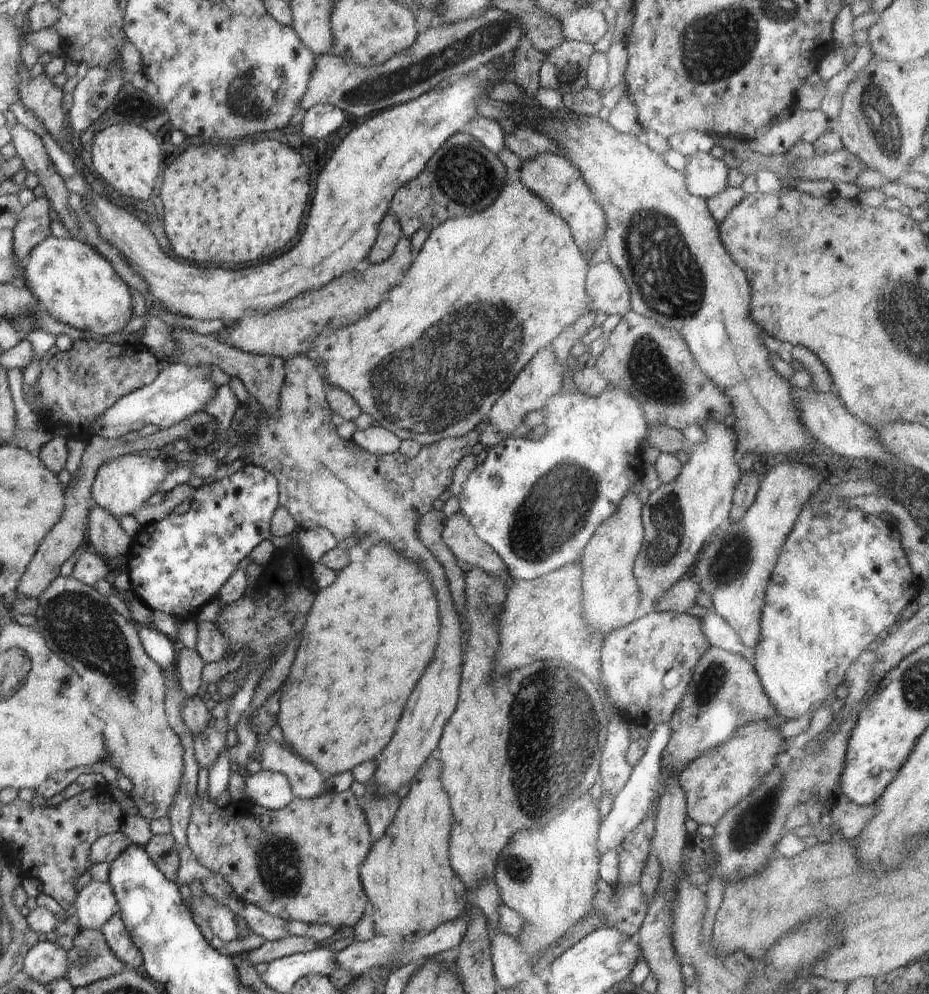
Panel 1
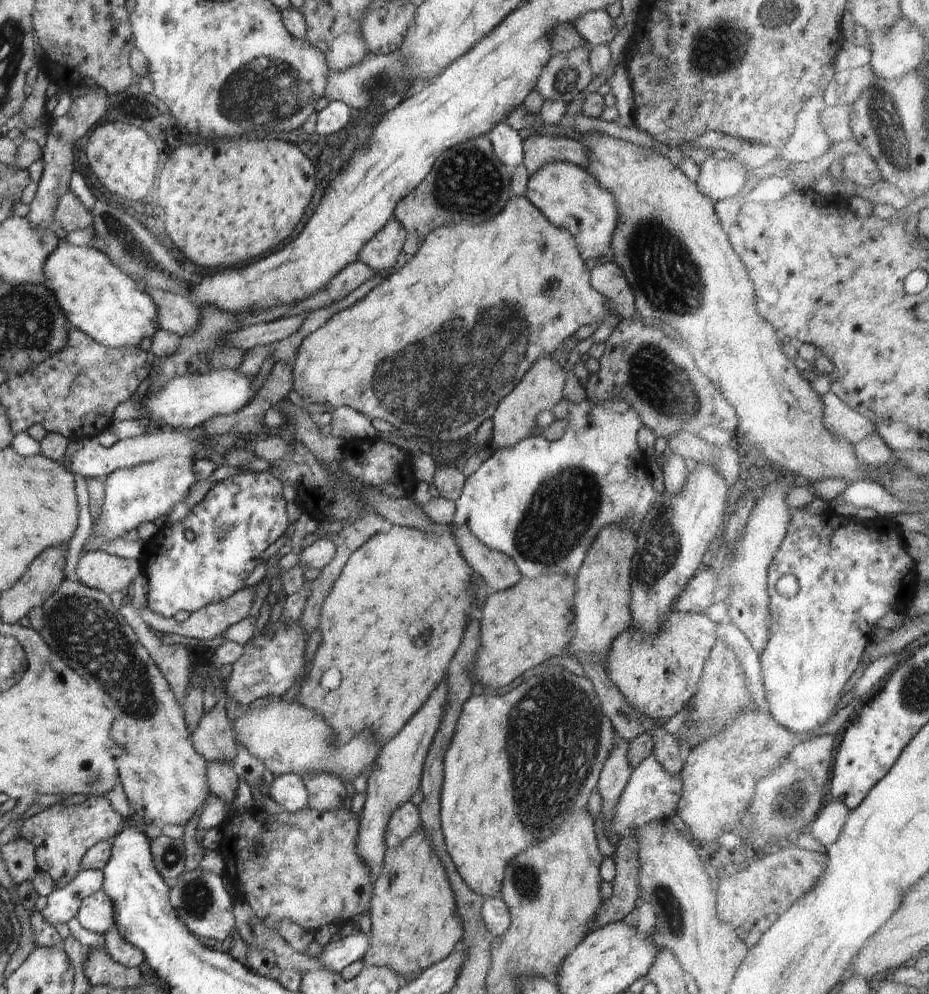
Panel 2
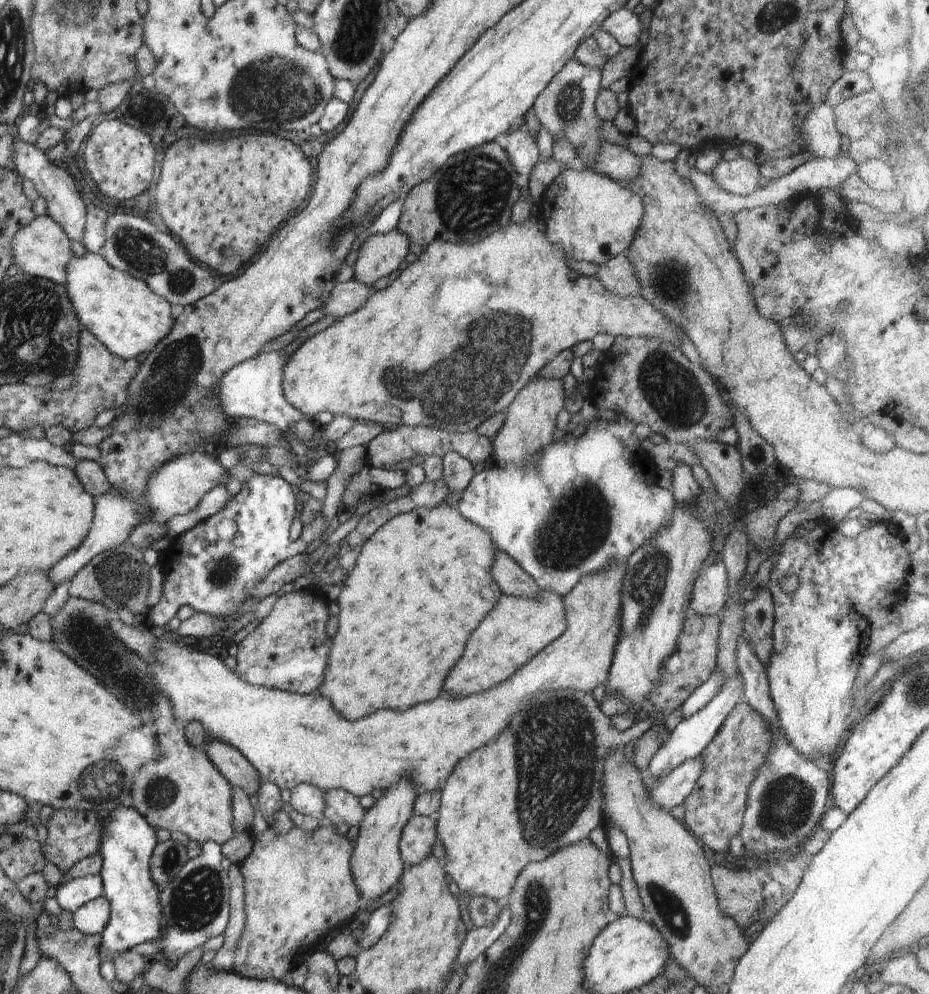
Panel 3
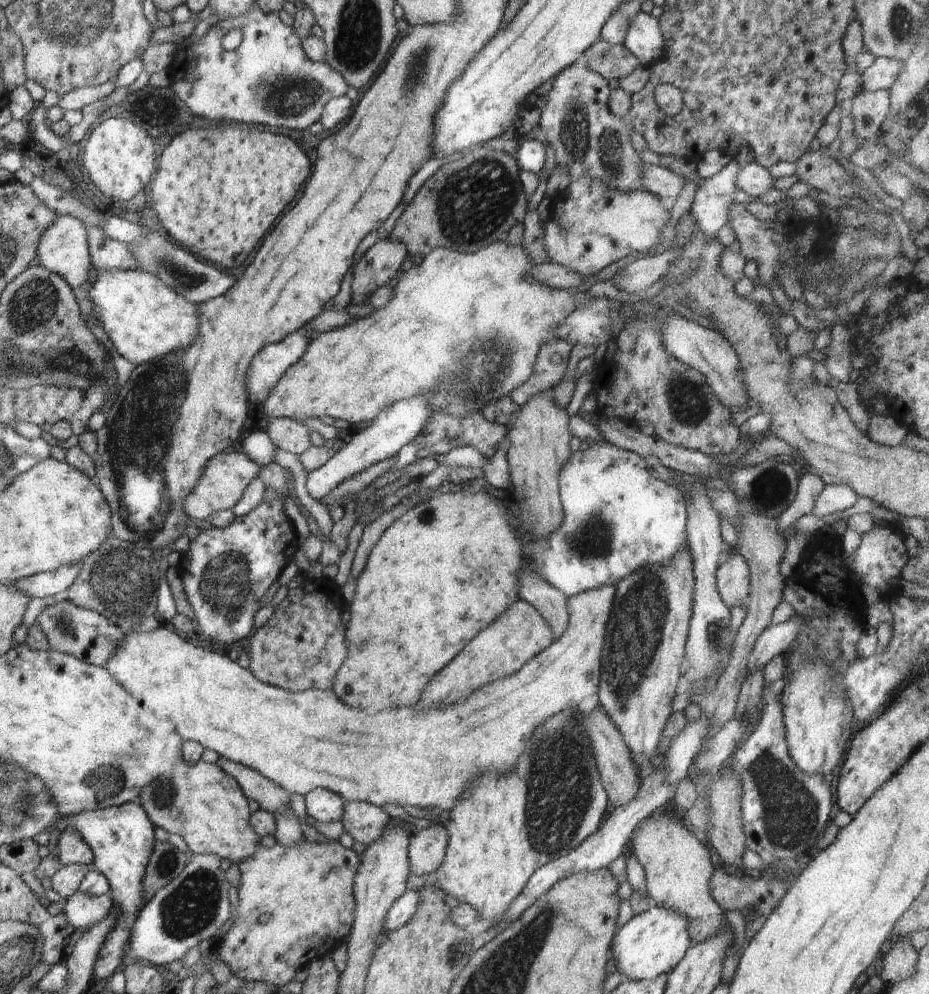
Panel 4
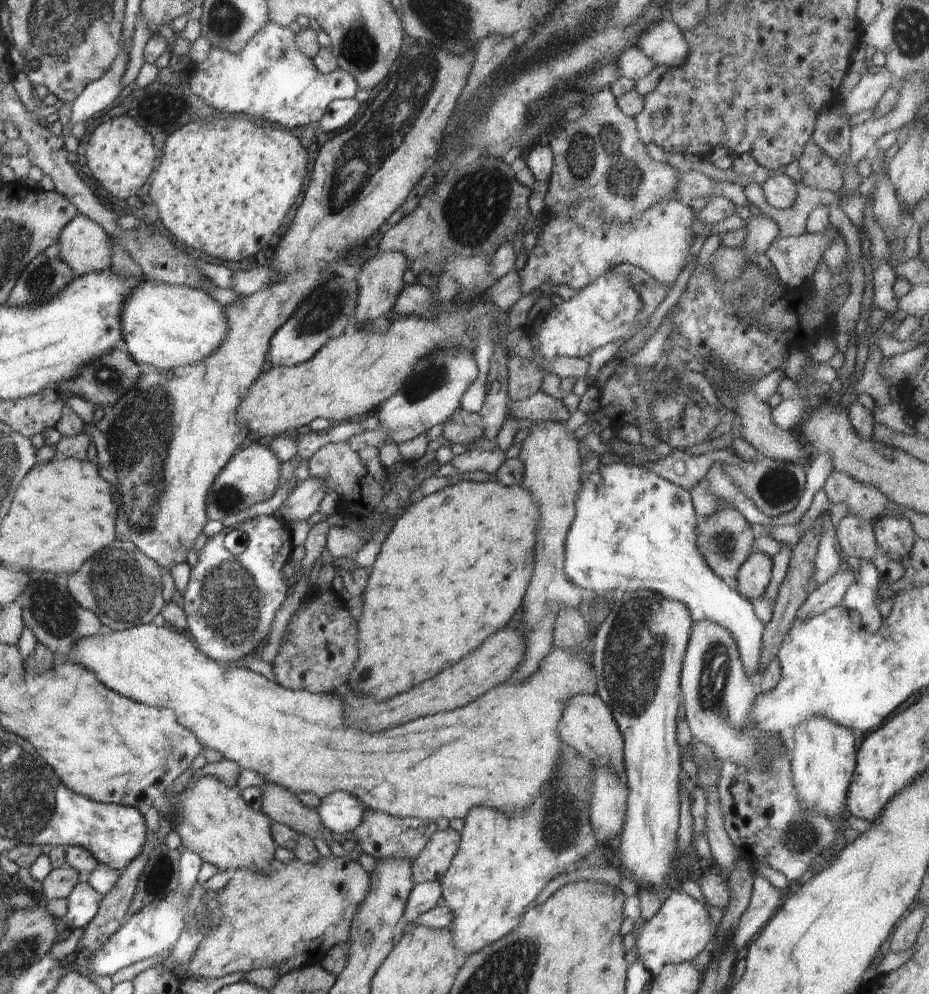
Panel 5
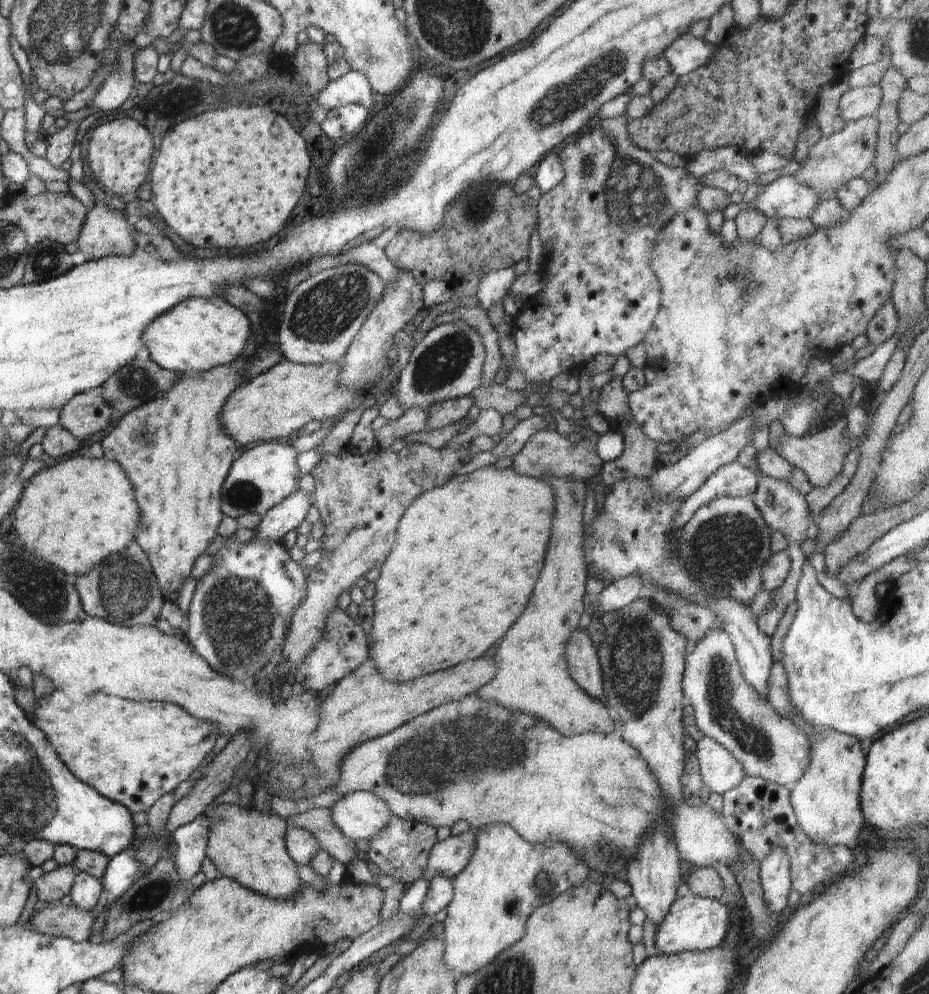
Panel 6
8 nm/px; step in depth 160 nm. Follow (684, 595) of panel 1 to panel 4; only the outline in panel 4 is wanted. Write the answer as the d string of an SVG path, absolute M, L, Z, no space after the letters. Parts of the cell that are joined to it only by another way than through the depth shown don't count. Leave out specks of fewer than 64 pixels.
M740 553L718 565L716 586L722 602L729 609L743 605L749 595L750 571Z

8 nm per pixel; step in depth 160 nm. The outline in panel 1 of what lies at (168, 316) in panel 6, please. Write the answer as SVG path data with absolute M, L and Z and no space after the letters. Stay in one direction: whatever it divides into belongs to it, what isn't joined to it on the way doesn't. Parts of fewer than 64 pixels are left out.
M50 234L31 250L24 263L26 286L42 308L58 322L103 336L121 332L134 316L129 285L90 244L72 237L58 238Z

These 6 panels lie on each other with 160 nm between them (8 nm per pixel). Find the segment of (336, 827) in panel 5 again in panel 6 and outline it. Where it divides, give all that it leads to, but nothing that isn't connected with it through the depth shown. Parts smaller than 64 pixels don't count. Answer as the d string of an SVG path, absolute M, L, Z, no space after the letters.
M368 791L345 794L330 810L338 830L353 841L372 839L392 816L386 802Z

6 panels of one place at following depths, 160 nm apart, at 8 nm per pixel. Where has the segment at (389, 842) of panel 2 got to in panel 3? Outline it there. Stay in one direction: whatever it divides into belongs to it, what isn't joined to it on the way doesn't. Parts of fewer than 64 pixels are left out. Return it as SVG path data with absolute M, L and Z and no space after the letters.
M413 814L402 829L399 840L401 859L411 865L425 858L436 840L436 818Z

